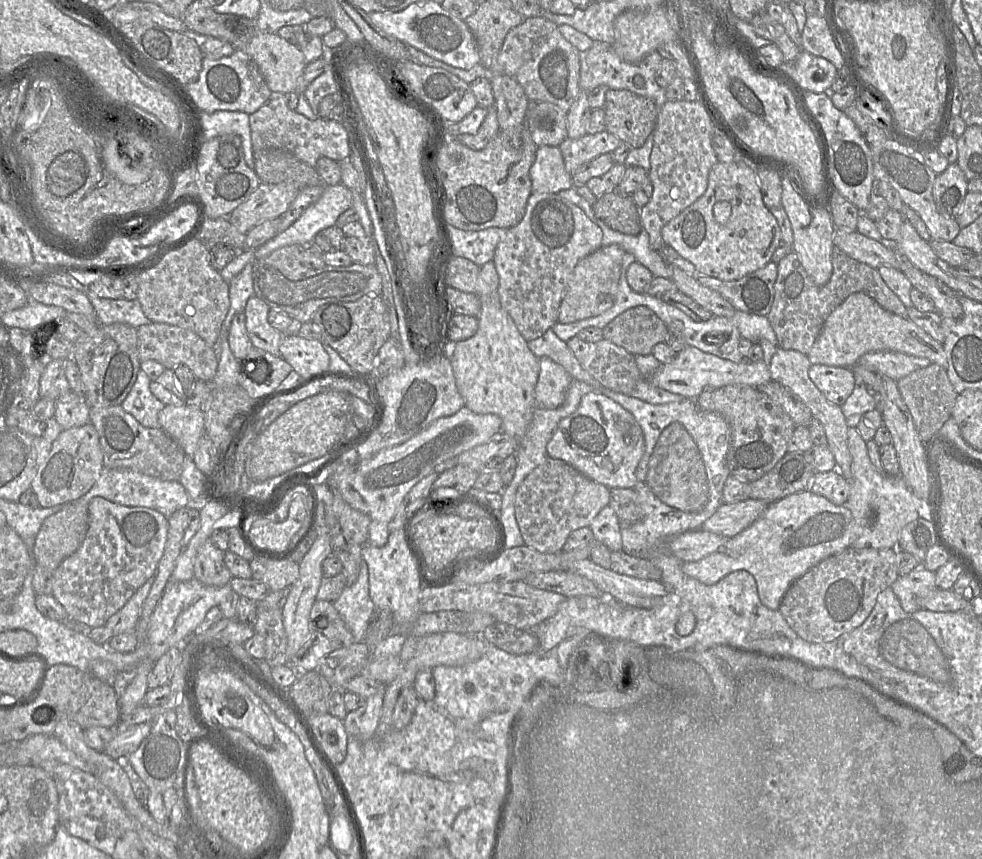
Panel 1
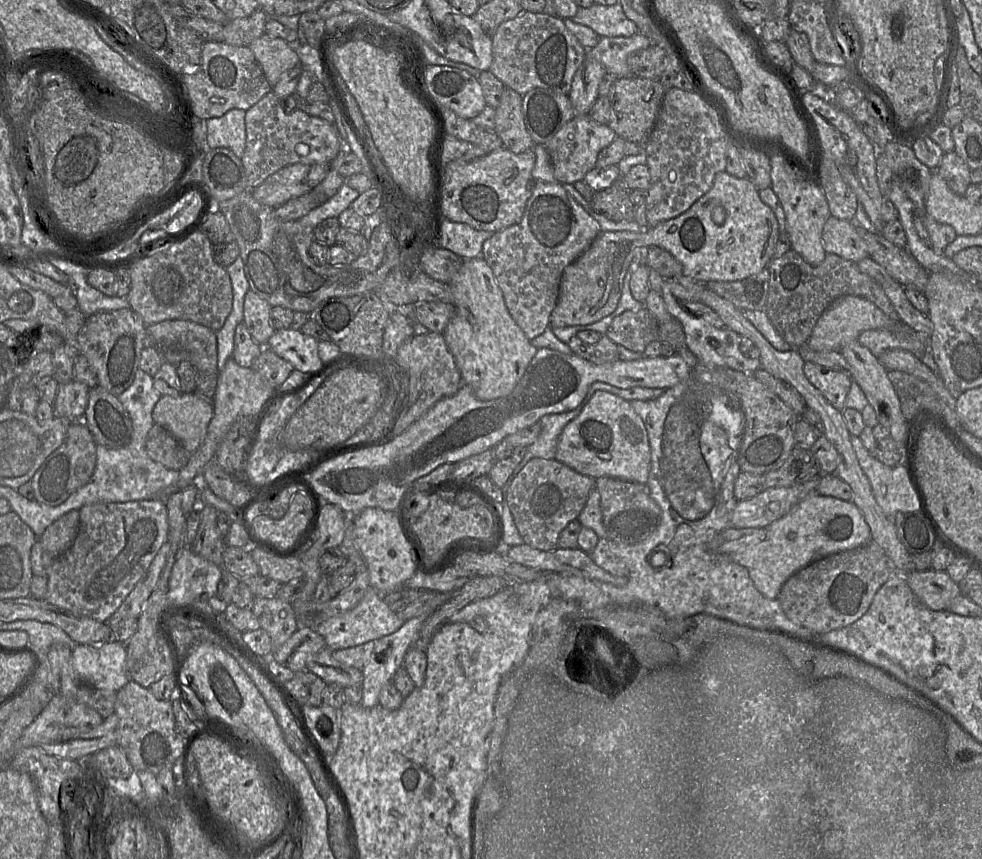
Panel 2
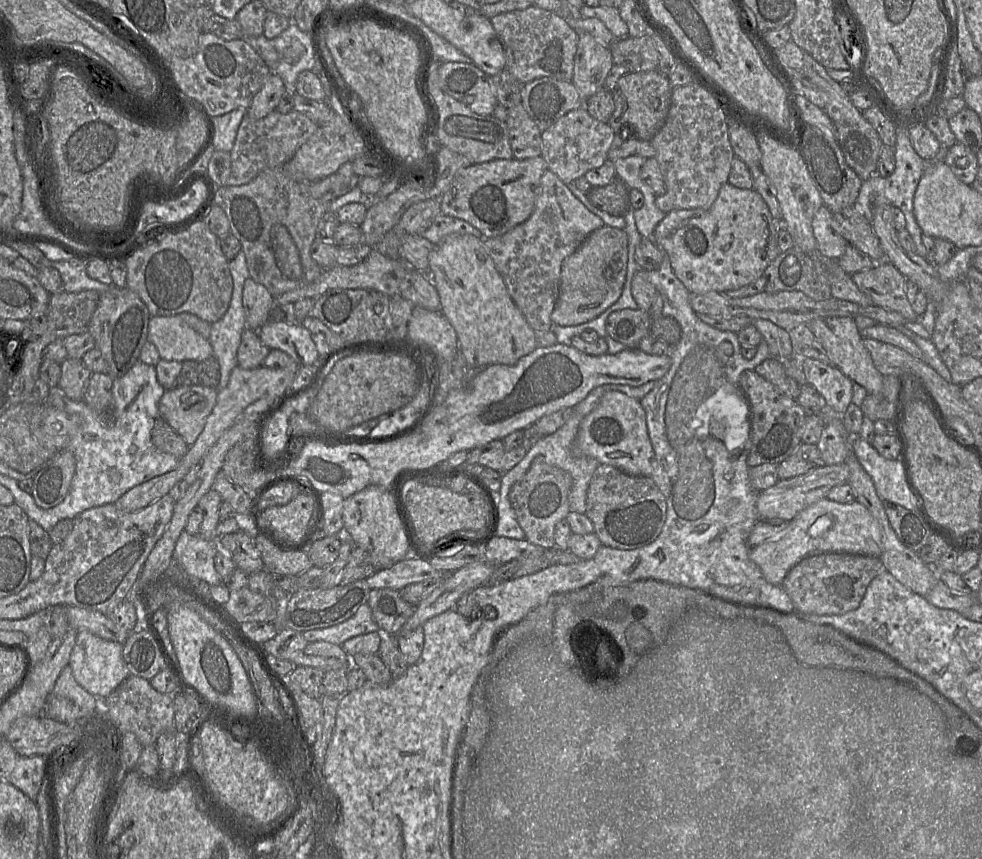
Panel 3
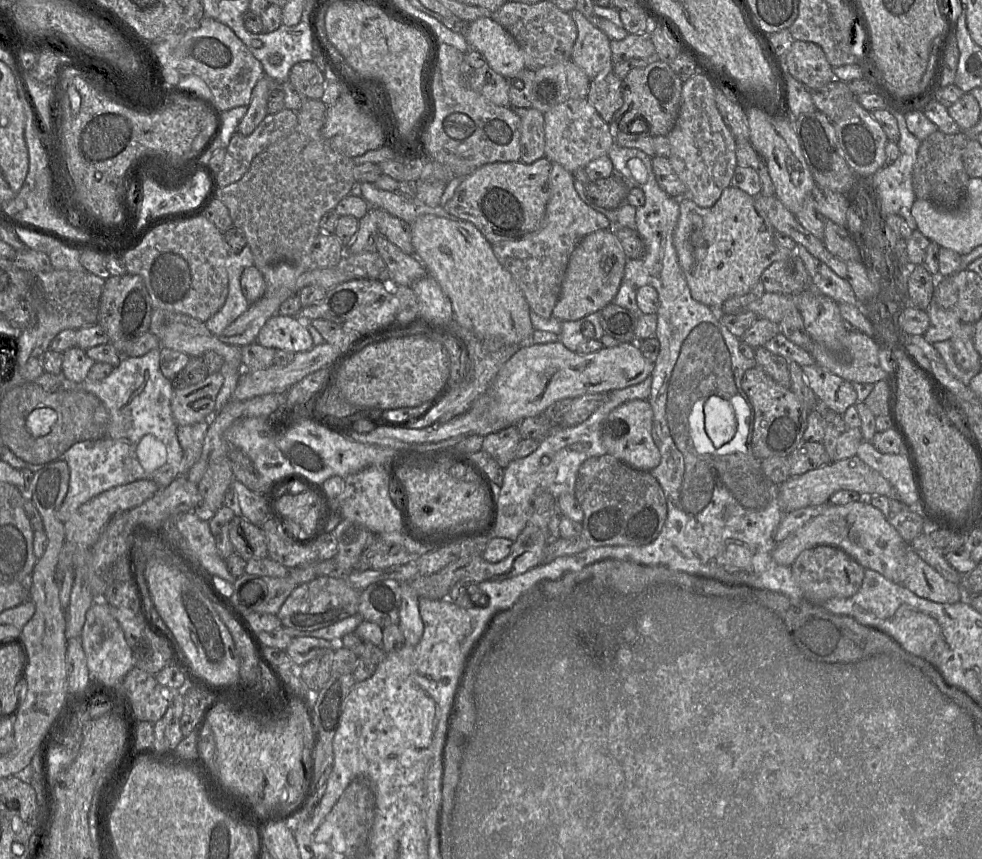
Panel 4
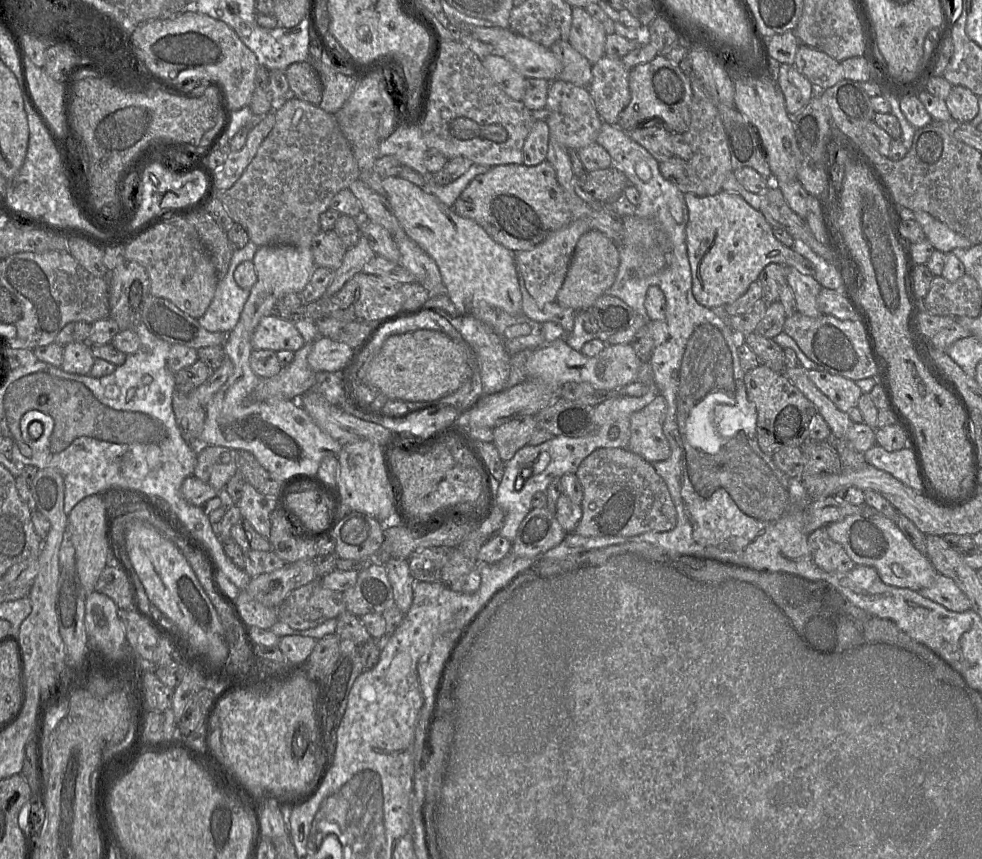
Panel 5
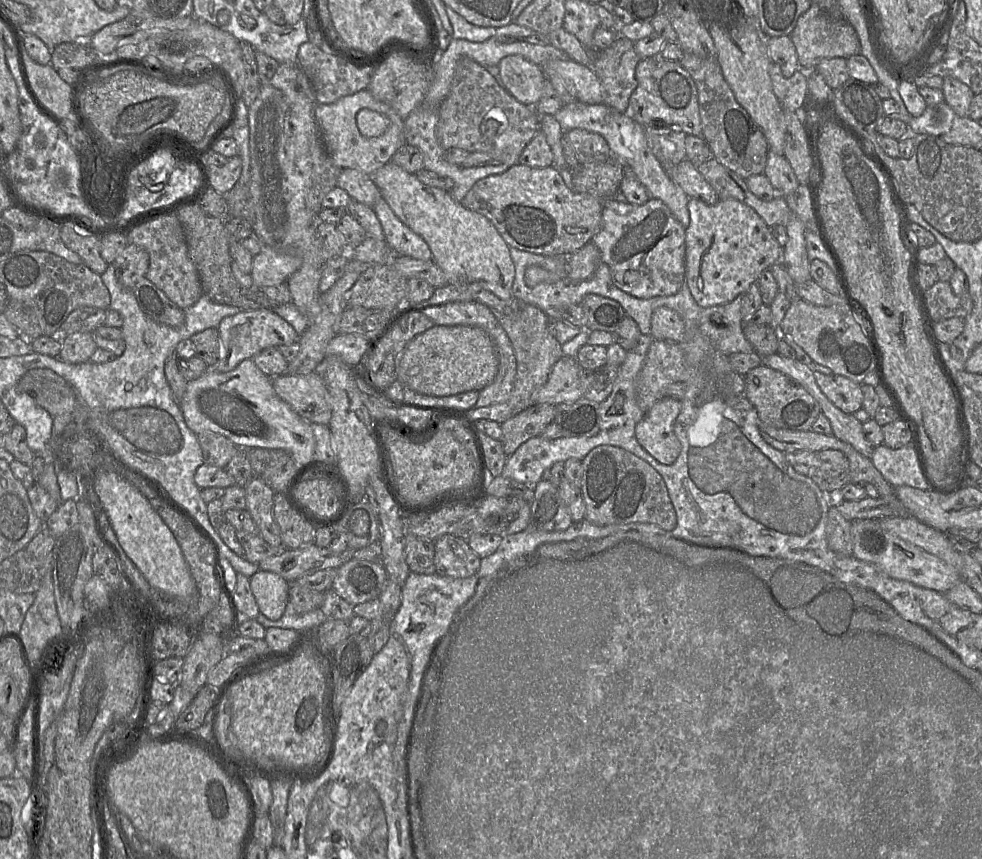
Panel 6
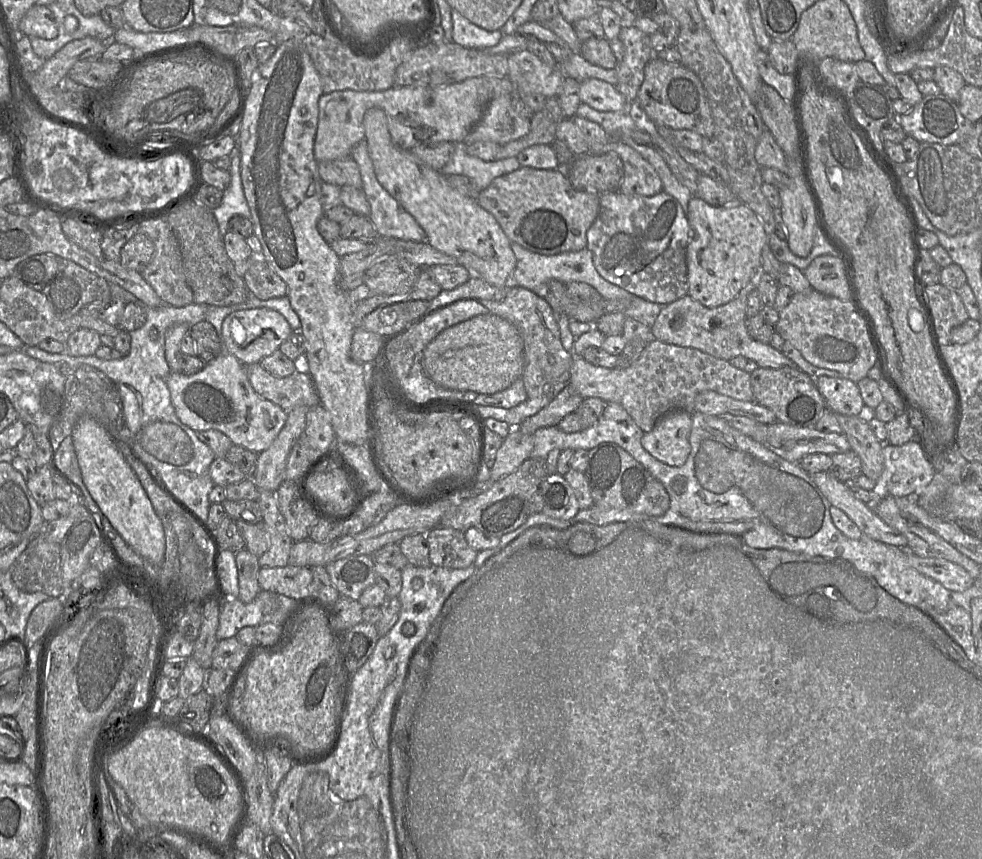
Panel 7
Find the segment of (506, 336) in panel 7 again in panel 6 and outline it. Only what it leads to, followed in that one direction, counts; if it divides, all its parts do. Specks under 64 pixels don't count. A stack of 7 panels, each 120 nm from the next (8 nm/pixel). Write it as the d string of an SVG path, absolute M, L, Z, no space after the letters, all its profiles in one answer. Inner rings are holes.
M435 325L407 344L398 359L396 379L420 394L442 397L482 390L495 379L498 367L495 346L483 329Z

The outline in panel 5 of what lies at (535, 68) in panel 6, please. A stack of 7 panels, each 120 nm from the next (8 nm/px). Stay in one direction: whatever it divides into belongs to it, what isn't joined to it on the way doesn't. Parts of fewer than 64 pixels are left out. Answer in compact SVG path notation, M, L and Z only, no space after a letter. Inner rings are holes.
M490 54L481 60L495 84L510 98L520 101L525 94L526 78L505 58Z

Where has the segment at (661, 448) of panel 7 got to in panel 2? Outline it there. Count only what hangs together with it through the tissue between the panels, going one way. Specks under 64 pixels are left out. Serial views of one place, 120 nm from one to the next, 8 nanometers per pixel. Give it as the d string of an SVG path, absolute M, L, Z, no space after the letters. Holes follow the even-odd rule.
M596 391L582 412L563 429L555 459L593 479L606 476L646 484L651 465L648 432L629 401Z

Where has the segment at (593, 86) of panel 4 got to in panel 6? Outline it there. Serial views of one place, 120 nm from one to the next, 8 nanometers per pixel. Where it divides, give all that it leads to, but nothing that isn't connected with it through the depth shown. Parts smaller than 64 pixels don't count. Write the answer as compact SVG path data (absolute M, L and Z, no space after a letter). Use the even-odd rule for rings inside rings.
M618 36L607 49L593 50L590 66L603 89L603 104L625 113L629 99L637 87L636 66L640 62L634 42Z

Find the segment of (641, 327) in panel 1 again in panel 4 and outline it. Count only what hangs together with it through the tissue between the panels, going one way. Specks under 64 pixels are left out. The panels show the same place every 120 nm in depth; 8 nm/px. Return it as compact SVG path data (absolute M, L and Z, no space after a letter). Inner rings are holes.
M609 303L600 311L600 323L604 332L620 343L636 342L635 328L638 315L626 308Z

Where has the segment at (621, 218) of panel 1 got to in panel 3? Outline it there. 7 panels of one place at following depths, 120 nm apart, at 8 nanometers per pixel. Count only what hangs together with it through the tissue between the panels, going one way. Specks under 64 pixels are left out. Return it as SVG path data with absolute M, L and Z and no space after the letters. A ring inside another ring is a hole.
M615 177L603 186L593 186L587 193L589 201L597 208L613 216L624 216L631 208L630 188L625 182Z

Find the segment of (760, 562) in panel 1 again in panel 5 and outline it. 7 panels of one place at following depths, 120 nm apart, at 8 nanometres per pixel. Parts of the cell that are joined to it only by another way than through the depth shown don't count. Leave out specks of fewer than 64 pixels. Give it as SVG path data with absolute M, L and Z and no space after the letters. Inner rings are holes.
M872 507L826 526L829 537L841 544L856 565L873 567L890 586L919 591L931 586L939 574L927 555L918 551L894 521Z

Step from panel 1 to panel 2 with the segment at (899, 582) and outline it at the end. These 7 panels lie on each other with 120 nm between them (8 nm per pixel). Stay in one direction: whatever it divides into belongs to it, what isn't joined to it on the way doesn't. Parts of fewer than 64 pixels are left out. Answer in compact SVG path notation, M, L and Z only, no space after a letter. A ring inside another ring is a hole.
M912 570L903 575L917 598L934 611L947 611L951 601L962 594L959 585L946 571Z

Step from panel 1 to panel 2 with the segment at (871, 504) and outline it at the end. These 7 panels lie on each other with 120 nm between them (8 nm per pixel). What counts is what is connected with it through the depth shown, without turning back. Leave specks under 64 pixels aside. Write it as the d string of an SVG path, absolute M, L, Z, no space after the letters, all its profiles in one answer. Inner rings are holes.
M851 435L851 443L877 503L893 522L897 512L922 512L912 474L903 464L894 467L883 464L865 448L858 436Z

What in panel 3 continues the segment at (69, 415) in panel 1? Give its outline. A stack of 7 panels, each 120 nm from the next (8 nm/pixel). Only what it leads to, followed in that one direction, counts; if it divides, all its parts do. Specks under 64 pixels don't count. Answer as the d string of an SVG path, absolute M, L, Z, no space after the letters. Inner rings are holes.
M66 358L61 363L58 386L69 399L80 401L83 399L85 388L92 374L82 359Z

